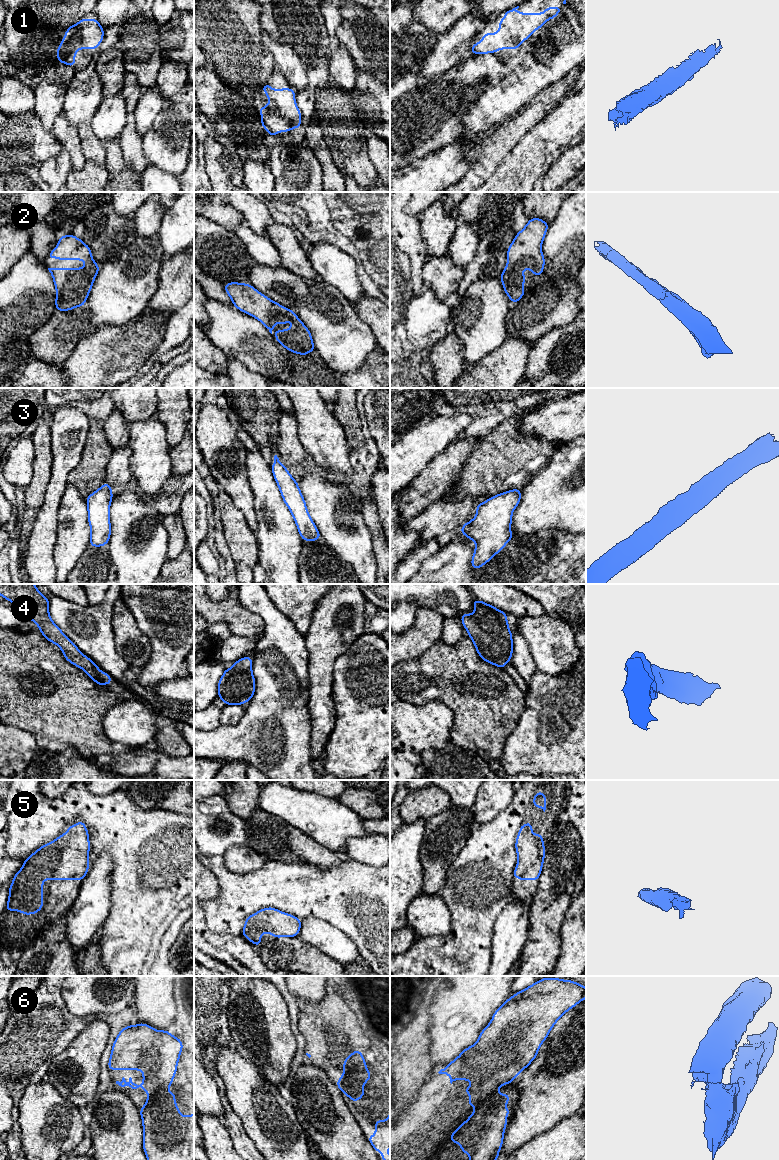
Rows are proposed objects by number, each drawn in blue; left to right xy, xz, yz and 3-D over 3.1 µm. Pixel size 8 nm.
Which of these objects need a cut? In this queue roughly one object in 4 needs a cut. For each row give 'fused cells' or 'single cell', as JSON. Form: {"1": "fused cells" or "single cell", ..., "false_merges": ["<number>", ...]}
{"1": "single cell", "2": "single cell", "3": "single cell", "4": "single cell", "5": "single cell", "6": "fused cells", "false_merges": ["6"]}

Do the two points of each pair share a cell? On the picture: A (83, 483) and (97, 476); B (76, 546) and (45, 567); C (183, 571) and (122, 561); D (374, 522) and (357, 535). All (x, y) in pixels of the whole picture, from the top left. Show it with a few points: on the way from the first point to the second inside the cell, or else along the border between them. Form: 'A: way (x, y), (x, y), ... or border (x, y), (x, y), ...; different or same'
A: way (86, 480), (90, 476), (94, 476); same
B: border (57, 538), (53, 550), (56, 573); different
C: border (167, 559), (158, 573); different
D: border (360, 505), (363, 520), (371, 534), (373, 550); different

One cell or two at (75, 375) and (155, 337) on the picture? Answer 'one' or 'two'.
one

